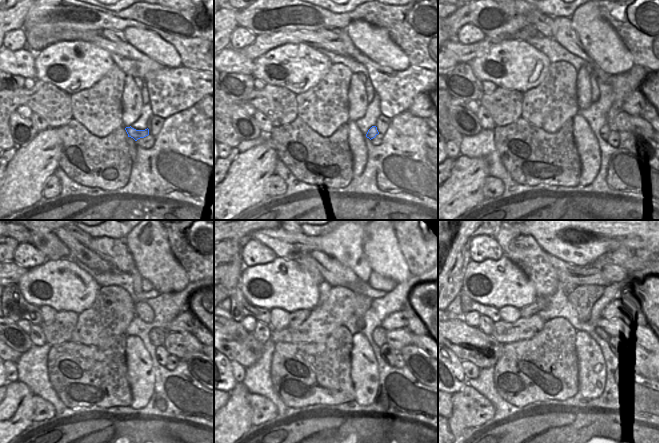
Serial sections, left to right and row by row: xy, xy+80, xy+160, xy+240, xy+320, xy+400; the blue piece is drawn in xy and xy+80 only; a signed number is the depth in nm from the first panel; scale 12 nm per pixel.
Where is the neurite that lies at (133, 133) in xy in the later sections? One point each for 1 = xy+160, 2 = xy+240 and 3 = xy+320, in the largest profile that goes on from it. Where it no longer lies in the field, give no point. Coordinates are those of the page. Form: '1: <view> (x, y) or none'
1: xy+160 (605, 129)
2: xy+240 (163, 356)
3: xy+320 (390, 355)

